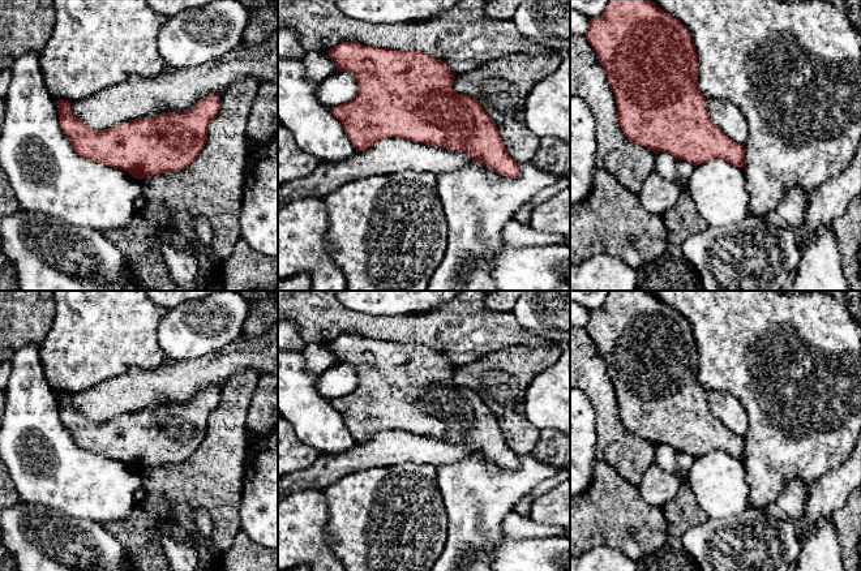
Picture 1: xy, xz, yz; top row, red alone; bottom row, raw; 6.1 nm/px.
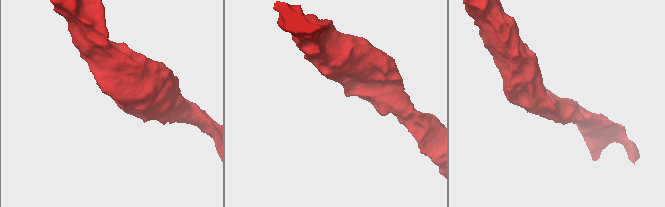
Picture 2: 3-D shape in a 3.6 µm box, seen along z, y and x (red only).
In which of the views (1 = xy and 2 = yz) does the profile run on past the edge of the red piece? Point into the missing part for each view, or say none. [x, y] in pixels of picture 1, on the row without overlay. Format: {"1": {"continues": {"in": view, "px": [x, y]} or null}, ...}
{"1": {"continues": null}, "2": {"continues": null}}

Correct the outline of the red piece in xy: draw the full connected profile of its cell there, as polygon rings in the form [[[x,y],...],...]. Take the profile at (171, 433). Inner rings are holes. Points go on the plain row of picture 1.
[[[211,386],[184,404],[162,404],[104,422],[91,421],[76,409],[69,392],[59,391],[56,398],[60,420],[80,448],[120,460],[141,472],[181,463],[198,448],[220,391]]]

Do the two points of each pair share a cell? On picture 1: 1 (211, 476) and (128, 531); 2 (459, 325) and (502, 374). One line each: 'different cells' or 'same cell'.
1: same cell
2: different cells

